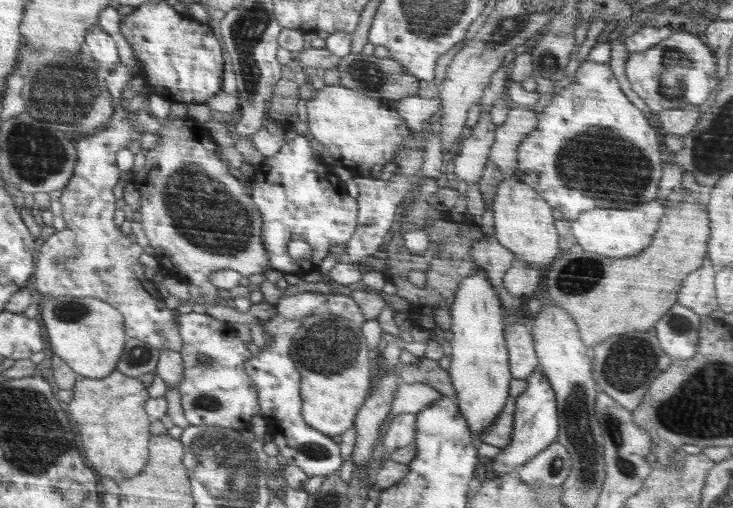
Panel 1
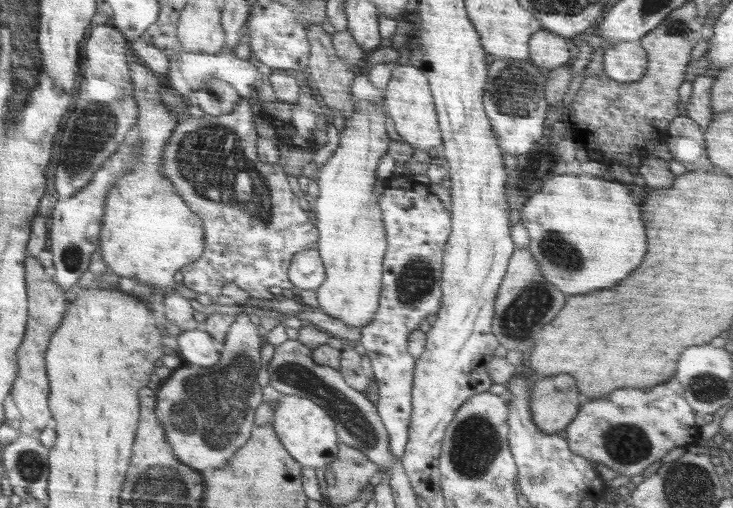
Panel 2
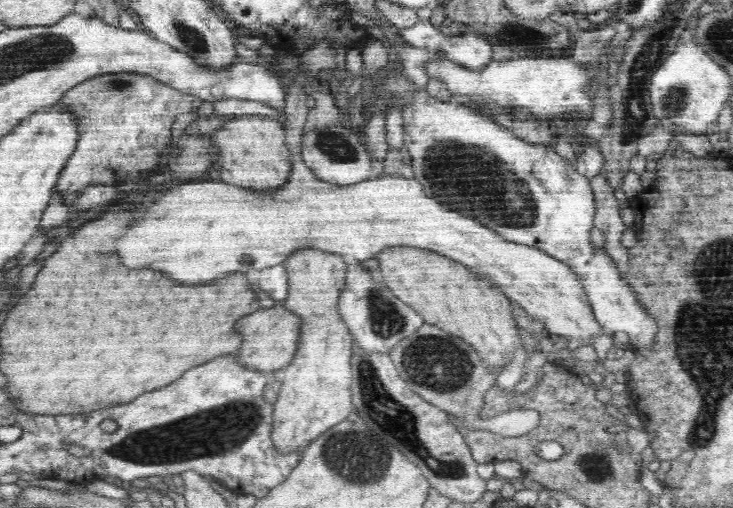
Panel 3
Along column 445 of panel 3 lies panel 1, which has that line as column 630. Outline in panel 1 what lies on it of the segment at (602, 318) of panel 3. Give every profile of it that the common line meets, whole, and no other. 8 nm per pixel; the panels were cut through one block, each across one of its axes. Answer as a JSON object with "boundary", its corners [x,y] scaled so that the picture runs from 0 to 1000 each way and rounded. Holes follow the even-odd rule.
{"boundary":[[[794,120],[782,150],[780,161],[731,224],[730,256],[705,291],[707,329],[700,346],[731,372],[778,437],[801,413],[862,407],[892,394],[905,341],[900,287],[889,248],[851,187],[829,124]]]}

